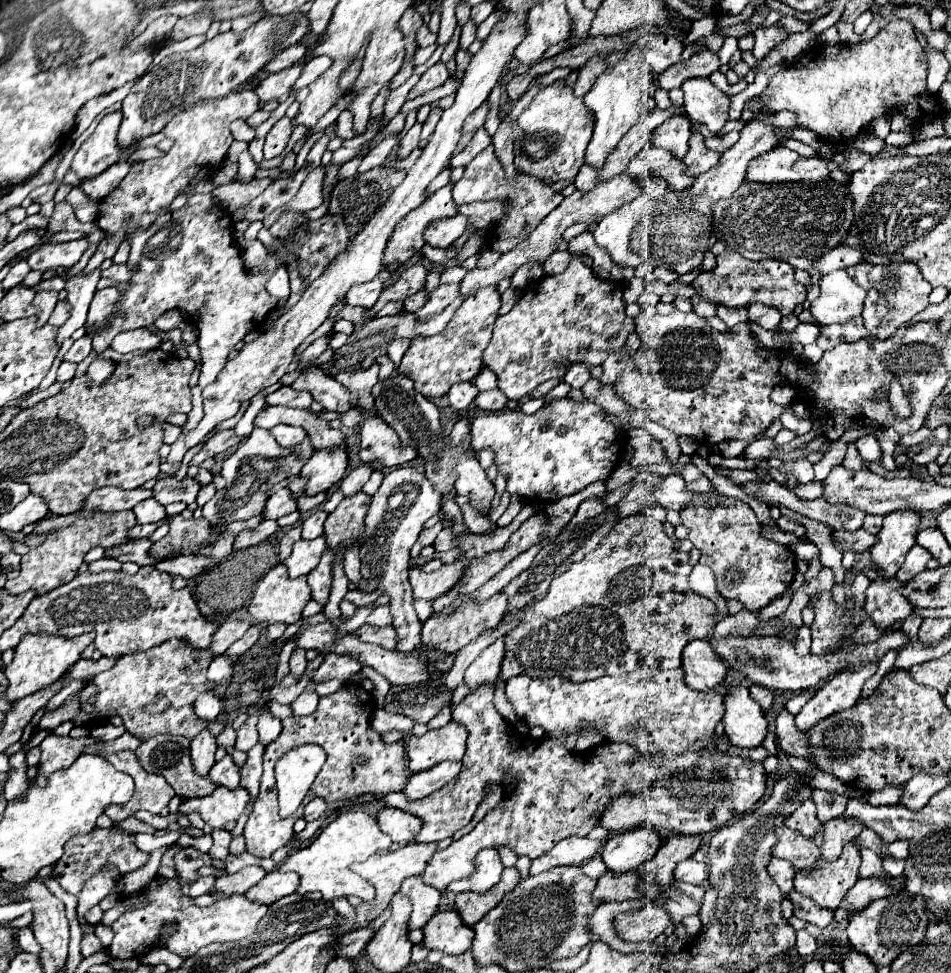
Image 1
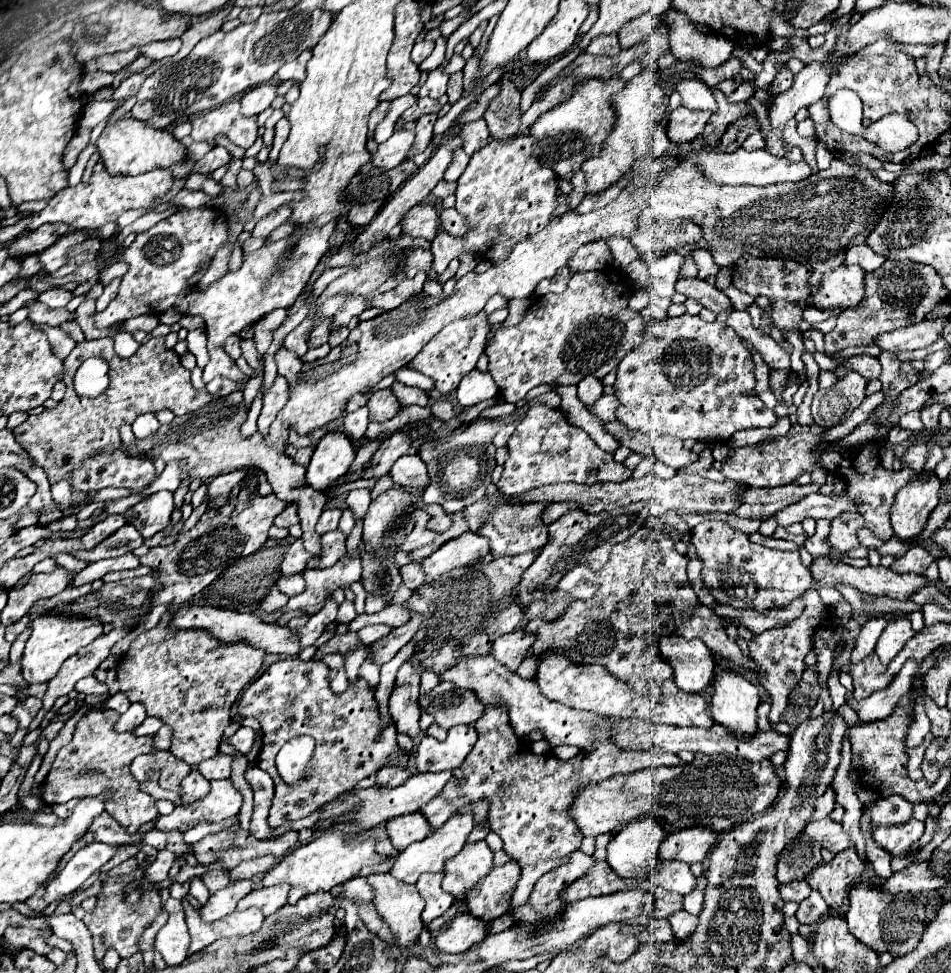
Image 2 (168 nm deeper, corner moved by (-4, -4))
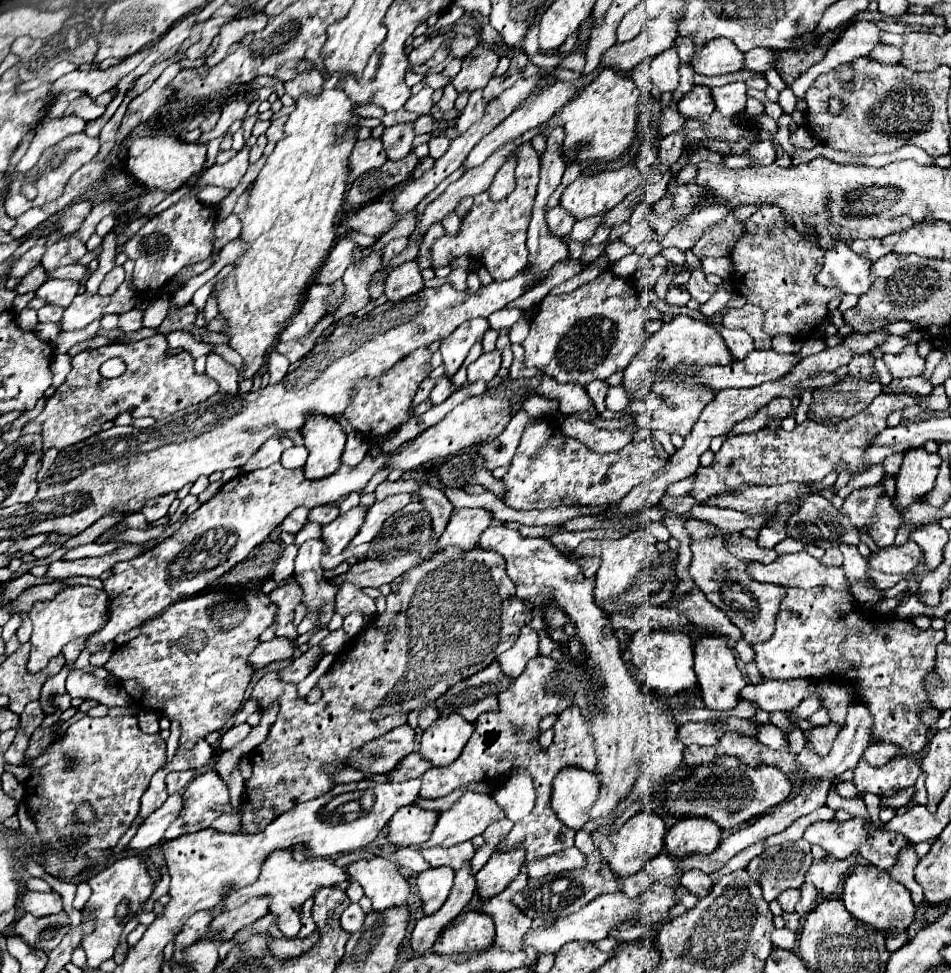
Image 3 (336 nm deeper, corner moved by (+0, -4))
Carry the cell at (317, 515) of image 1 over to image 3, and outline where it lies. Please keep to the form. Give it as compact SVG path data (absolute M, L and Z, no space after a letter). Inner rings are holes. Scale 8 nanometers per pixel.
M324 505L324 507L316 507L316 509L312 509L312 511L310 511L308 521L316 521L316 523L320 523L320 525L326 525L326 523L334 521L334 519L338 517L338 513L340 513L338 505Z

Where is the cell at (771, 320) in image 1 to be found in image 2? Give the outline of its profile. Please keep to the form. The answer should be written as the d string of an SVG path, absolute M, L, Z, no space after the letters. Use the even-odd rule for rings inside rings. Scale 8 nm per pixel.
M730 285L724 293L730 297L732 307L738 309L738 311L744 311L744 309L748 309L748 307L754 303L754 297L752 297L752 295L742 293L742 291L736 291L736 287L732 287L732 285Z

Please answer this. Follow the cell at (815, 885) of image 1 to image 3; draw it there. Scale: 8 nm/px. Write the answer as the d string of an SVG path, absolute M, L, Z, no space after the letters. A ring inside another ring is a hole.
M826 855L812 863L812 867L806 873L806 883L816 885L822 897L830 897L838 889L842 877L850 867L852 867L850 859L836 859Z

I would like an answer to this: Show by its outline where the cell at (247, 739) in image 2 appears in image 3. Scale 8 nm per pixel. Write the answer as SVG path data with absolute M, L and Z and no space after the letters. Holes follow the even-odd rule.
M248 723L234 725L234 727L230 727L230 729L220 737L220 747L222 747L222 749L230 749L230 747L234 747L236 743L240 743L248 733L250 733L250 725L248 725Z

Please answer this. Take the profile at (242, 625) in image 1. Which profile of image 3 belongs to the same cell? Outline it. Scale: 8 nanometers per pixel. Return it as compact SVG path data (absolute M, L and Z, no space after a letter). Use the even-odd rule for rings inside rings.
M288 545L288 547L284 549L282 557L278 559L276 571L274 571L274 579L284 579L284 577L290 577L290 575L292 575L294 559L296 559L296 549L298 549L298 545Z

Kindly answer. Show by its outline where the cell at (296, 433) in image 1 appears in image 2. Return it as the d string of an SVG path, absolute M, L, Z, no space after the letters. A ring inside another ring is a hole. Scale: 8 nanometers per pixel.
M290 445L290 447L286 449L286 453L288 453L290 457L294 457L296 463L308 465L308 463L310 463L310 457L312 457L312 453L314 453L314 447L302 447L302 449L298 449L298 447Z

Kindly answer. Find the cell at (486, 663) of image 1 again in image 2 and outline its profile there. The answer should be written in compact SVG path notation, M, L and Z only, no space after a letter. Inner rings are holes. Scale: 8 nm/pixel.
M524 629L500 635L492 643L492 657L498 659L504 667L516 671L516 667L522 663L522 659L526 657L526 651L530 649L532 643L534 643L534 639L524 635Z

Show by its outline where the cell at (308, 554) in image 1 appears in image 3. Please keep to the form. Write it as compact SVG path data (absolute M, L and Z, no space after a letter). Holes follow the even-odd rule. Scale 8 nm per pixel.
M356 505L348 513L338 515L336 521L332 521L332 523L322 527L322 531L324 531L322 541L328 543L330 555L338 555L338 553L342 553L350 545L350 541L358 535L358 531L360 531L360 527L364 523L366 511L368 511L366 507Z

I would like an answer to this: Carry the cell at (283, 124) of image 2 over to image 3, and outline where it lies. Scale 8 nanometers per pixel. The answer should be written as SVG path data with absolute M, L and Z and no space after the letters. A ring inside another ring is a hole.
M284 115L284 117L276 117L276 119L272 121L272 125L270 125L270 127L268 127L268 131L266 131L266 137L268 137L268 141L270 141L270 143L278 143L278 141L282 139L286 119L288 119L288 117Z

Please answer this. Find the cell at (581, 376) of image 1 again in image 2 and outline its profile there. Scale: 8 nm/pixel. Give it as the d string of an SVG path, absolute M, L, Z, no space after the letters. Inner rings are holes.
M584 377L578 383L578 399L584 405L594 403L600 395L602 395L602 381L600 379L596 379L596 377Z

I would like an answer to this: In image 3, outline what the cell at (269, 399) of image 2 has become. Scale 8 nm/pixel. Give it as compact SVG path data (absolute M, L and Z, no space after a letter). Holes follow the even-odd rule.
M270 351L270 355L268 355L268 373L270 373L270 383L278 383L278 381L286 375L288 365L290 365L290 361L288 361L284 355L280 355L278 351Z

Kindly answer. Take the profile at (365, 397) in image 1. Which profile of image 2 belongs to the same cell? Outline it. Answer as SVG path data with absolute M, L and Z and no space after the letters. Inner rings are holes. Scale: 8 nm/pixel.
M382 389L382 391L372 391L370 393L370 399L368 399L366 407L370 409L370 421L386 421L386 419L390 419L398 413L400 403L392 395L390 389Z

